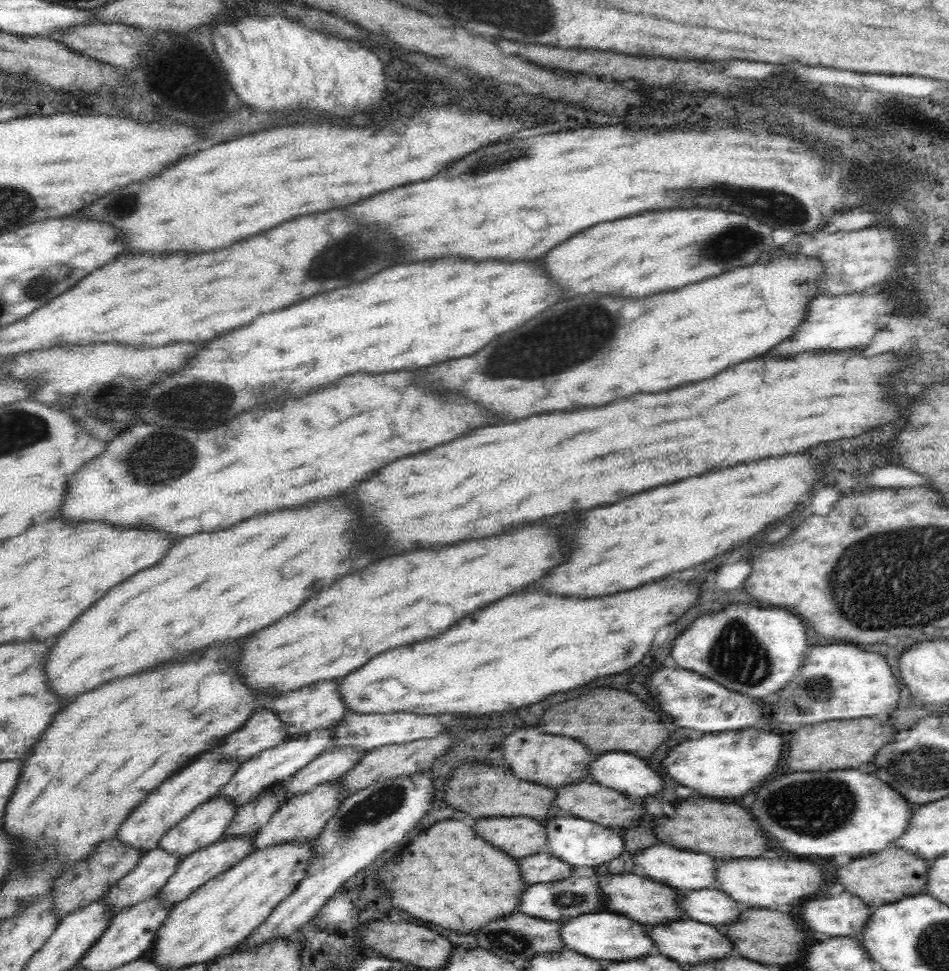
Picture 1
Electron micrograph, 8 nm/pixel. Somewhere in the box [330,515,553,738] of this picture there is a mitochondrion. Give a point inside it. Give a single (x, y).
(356, 560)

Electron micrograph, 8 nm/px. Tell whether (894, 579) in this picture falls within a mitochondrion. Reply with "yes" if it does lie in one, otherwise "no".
yes

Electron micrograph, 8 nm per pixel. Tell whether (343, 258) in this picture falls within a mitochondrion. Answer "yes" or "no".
yes

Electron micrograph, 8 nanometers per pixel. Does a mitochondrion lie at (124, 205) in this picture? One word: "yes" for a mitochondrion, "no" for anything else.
yes

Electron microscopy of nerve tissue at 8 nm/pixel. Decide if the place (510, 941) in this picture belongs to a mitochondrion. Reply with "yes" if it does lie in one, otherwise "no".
yes

